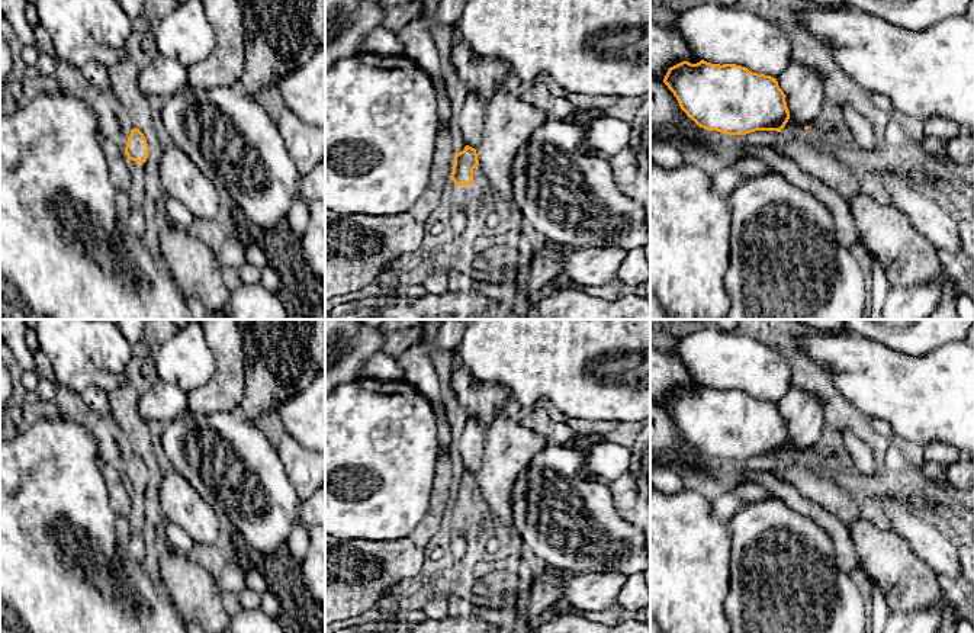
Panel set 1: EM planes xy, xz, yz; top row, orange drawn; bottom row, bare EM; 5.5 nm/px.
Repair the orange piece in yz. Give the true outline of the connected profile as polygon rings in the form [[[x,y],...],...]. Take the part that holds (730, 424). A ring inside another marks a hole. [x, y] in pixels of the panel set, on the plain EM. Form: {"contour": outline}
{"contour": [[[682,386],[668,395],[663,408],[687,441],[707,456],[781,457],[790,444],[777,404],[742,391]]]}

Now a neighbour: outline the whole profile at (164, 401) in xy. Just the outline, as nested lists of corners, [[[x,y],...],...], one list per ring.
[[[158,379],[147,393],[141,395],[136,408],[147,422],[152,420],[168,422],[189,409],[187,392]]]

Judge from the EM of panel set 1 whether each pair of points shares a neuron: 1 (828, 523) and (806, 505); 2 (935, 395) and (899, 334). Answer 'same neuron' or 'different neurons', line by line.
1: same neuron
2: different neurons

